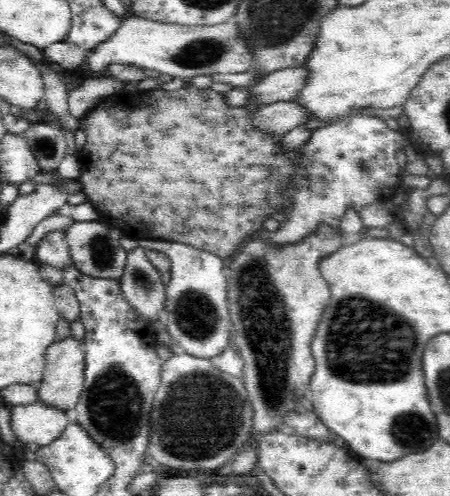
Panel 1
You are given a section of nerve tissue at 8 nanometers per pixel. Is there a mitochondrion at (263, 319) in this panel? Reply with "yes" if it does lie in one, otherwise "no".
yes

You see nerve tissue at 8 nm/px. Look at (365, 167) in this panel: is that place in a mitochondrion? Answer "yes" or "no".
yes

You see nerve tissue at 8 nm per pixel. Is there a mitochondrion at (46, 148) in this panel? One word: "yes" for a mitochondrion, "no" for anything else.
yes

